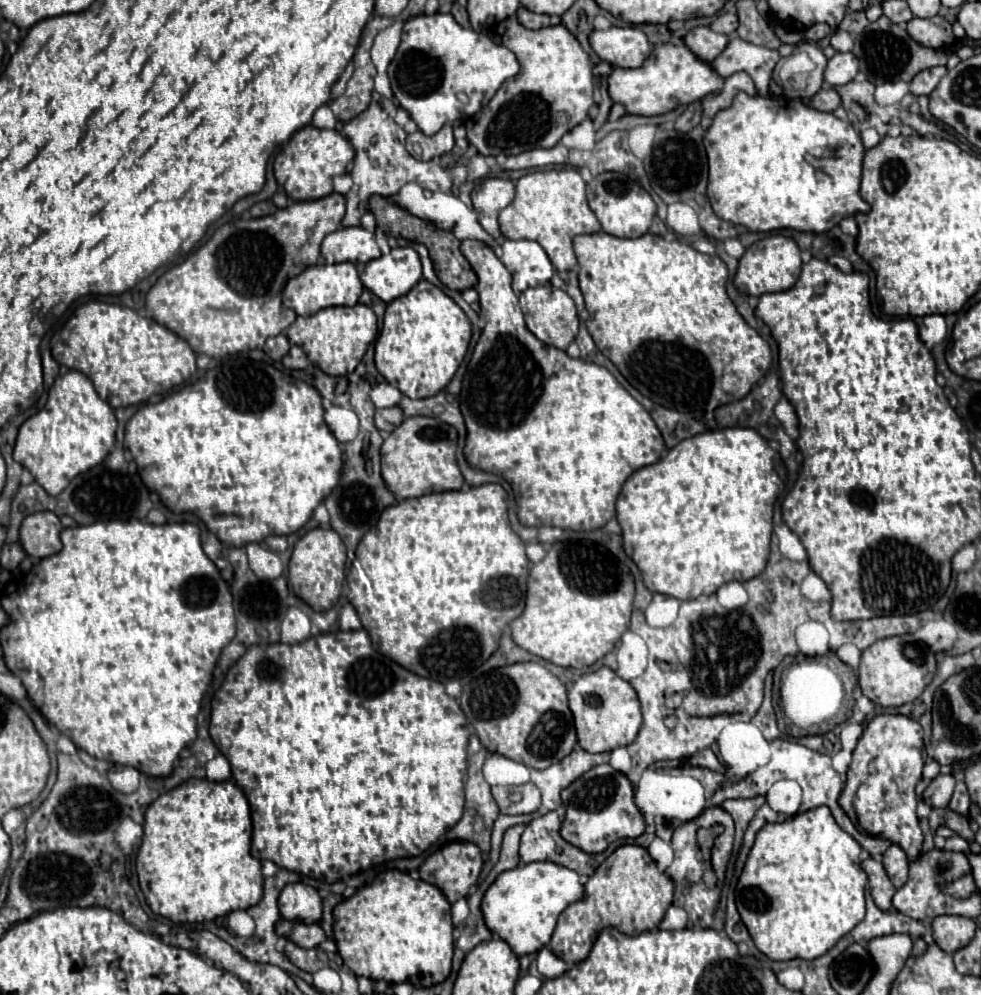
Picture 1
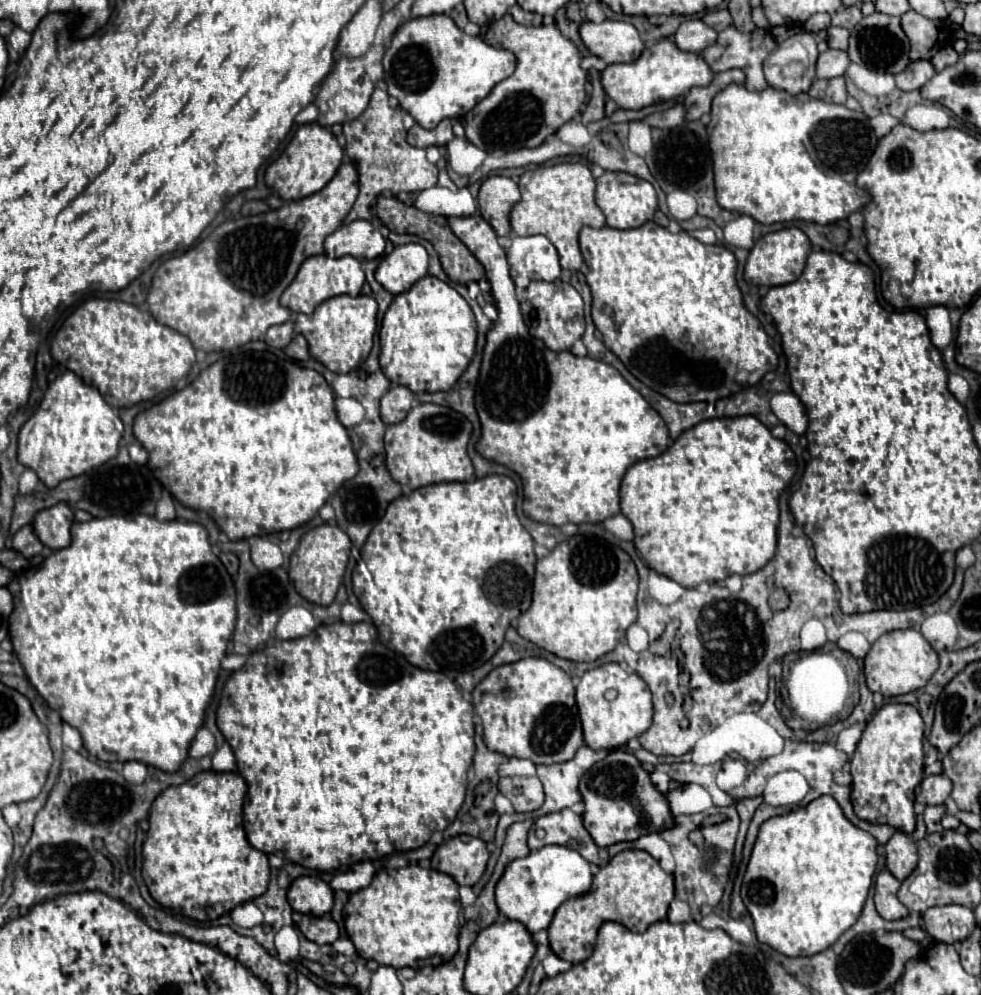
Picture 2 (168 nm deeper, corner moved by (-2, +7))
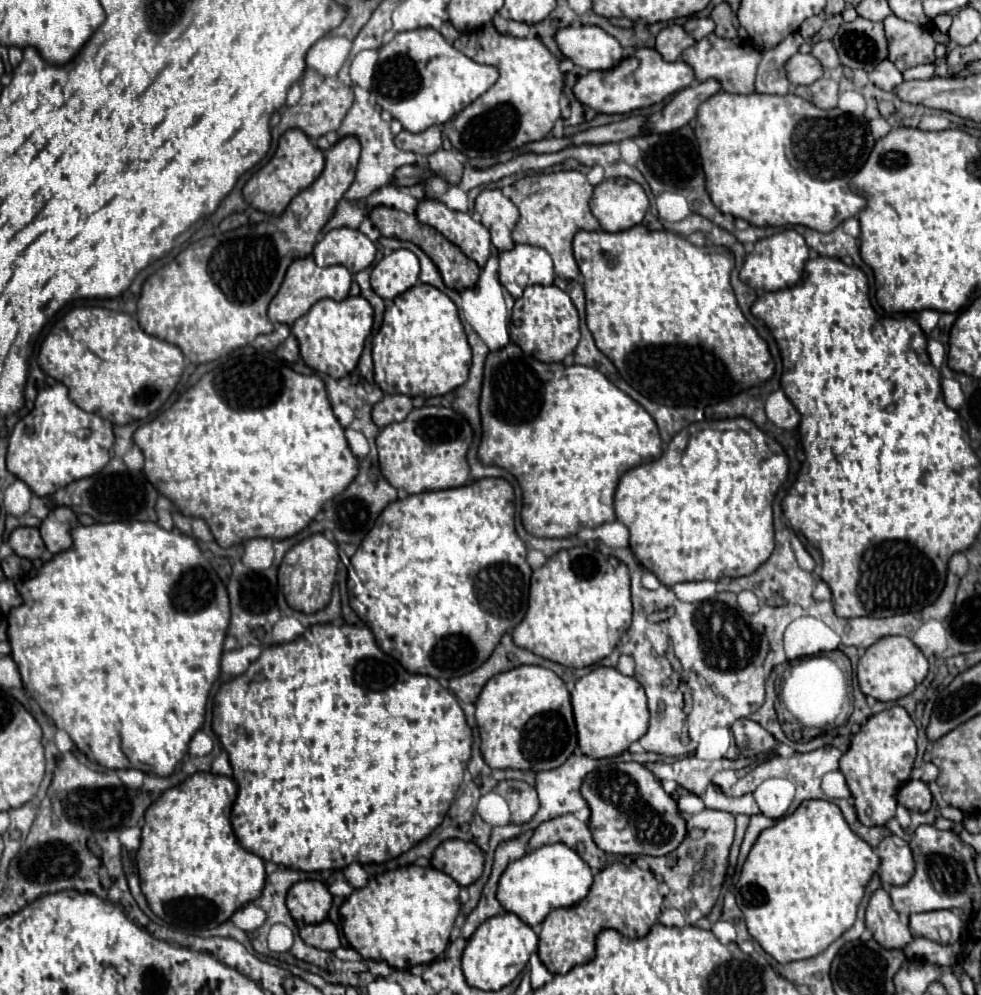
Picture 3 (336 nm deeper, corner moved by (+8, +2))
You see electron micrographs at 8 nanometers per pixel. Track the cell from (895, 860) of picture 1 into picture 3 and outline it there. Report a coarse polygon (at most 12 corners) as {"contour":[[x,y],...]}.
{"contour":[[888,836],[876,848],[880,880],[888,890],[914,874],[906,840]]}

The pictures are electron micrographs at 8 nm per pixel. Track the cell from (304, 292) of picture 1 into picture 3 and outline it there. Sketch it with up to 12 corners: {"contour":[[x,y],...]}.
{"contour":[[290,264],[268,318],[292,326],[322,298],[344,300],[350,272]]}

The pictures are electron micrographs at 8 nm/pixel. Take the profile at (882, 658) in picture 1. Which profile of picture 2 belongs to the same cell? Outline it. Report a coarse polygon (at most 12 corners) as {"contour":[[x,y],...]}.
{"contour":[[916,629],[872,643],[864,675],[872,693],[924,687],[938,655]]}

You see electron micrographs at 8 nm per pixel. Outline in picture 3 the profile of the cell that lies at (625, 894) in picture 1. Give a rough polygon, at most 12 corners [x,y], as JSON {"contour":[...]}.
{"contour":[[610,864],[582,902],[552,910],[538,956],[552,974],[594,958],[614,928],[644,938],[662,894],[650,870]]}

